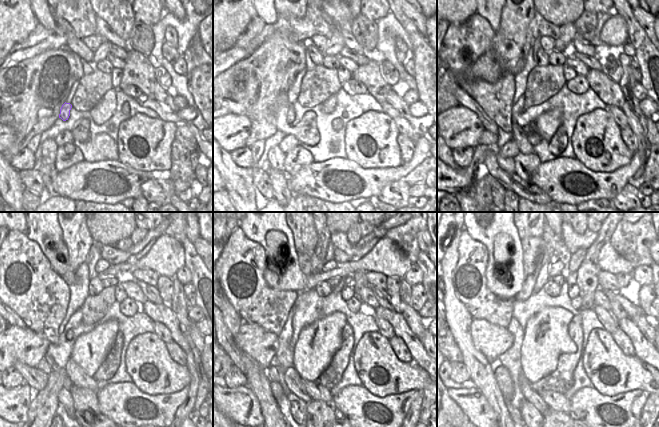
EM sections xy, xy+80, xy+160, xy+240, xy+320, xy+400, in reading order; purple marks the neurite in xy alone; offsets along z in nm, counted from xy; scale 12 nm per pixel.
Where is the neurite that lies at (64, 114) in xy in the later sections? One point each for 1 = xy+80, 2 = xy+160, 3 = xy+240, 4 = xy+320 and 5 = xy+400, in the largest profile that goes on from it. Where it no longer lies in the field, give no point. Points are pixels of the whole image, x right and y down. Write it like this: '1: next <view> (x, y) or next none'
1: next xy+80 (291, 113)
2: next xy+160 (518, 134)
3: next xy+240 (79, 378)
4: next xy+320 (317, 392)
5: next xy+400 (556, 401)

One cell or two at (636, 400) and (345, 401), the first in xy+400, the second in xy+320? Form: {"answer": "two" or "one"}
{"answer": "one"}

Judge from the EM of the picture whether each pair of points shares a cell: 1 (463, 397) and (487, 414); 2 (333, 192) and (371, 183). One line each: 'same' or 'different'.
1: same
2: same

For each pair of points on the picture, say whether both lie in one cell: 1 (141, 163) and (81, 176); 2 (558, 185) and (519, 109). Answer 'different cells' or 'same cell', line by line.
1: different cells
2: different cells

